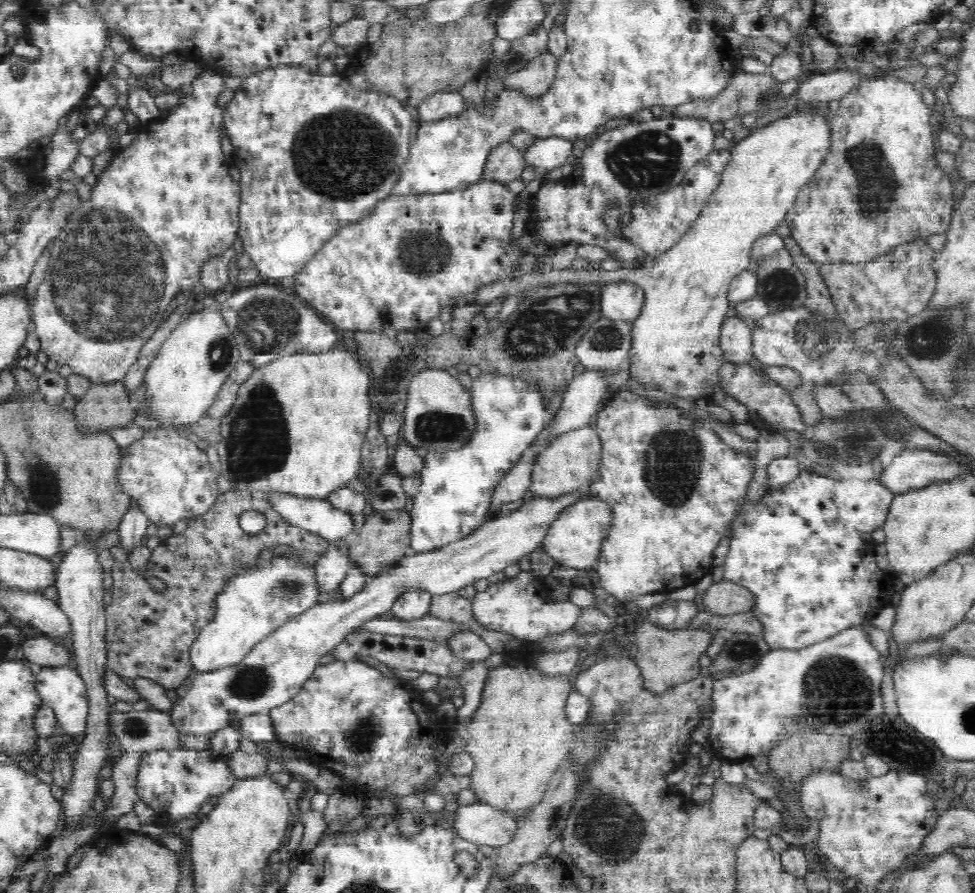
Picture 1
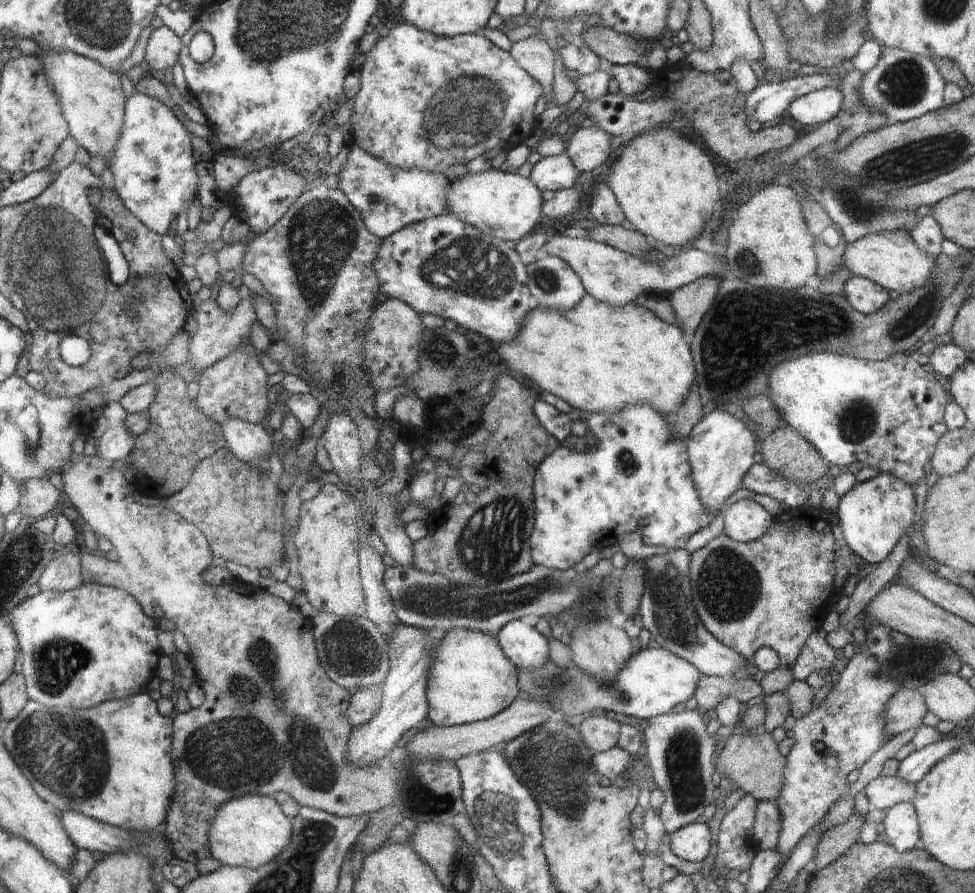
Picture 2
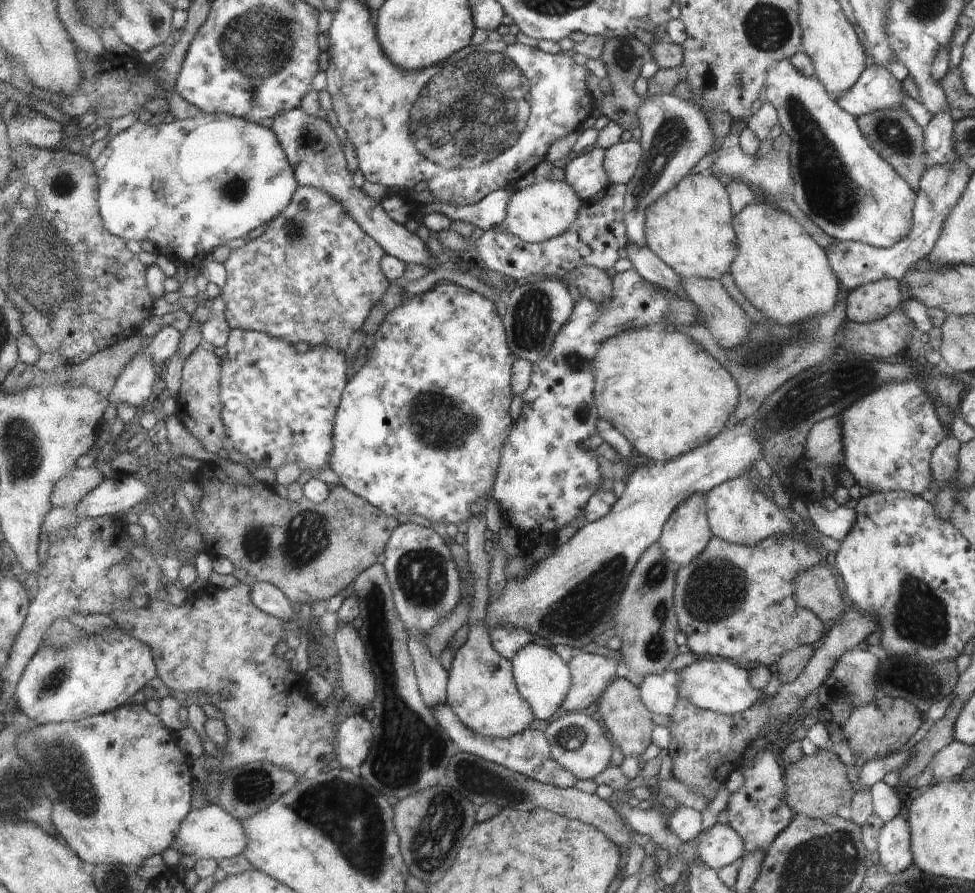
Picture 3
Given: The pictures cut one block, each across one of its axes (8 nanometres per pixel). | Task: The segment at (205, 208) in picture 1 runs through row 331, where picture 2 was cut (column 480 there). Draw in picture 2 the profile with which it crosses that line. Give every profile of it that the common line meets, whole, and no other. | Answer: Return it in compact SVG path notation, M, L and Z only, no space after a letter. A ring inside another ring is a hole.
M399 24L394 26L386 38L379 37L374 48L367 52L366 60L360 67L360 89L355 96L354 106L352 106L352 114L350 117L351 130L348 133L350 143L356 144L362 148L364 152L372 154L374 158L380 158L382 162L386 162L388 166L394 168L402 168L402 170L424 170L424 172L446 172L446 168L460 164L467 165L470 160L488 154L492 150L509 150L517 146L519 143L530 143L537 135L539 135L539 120L534 114L534 106L538 98L542 96L543 90L538 80L534 80L530 74L526 74L512 58L508 51L500 49L494 45L488 38L483 35L466 34L447 38L437 36L432 32L419 30L414 25Z

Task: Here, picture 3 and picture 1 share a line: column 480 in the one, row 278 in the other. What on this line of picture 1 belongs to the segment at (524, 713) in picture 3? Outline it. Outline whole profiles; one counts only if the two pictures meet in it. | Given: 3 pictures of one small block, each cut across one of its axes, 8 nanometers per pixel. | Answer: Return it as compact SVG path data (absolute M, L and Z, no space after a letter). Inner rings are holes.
M800 112L790 118L778 120L761 129L753 129L752 134L731 147L730 164L726 165L717 190L710 195L705 209L692 223L690 230L664 255L650 259L636 269L621 268L613 271L591 270L551 270L548 273L532 271L519 277L497 280L479 286L473 292L473 300L485 305L500 296L516 295L519 292L531 292L537 287L551 286L559 283L610 284L616 281L637 284L645 294L645 301L640 316L633 321L631 330L631 348L629 372L633 380L642 384L652 384L664 392L682 396L682 398L707 398L718 390L720 368L725 364L721 354L720 335L722 324L730 313L728 288L738 274L750 268L750 250L754 242L766 234L775 232L778 226L785 224L784 218L794 206L798 192L802 191L808 181L814 177L818 167L829 152L832 126L826 124L824 116L812 112Z

